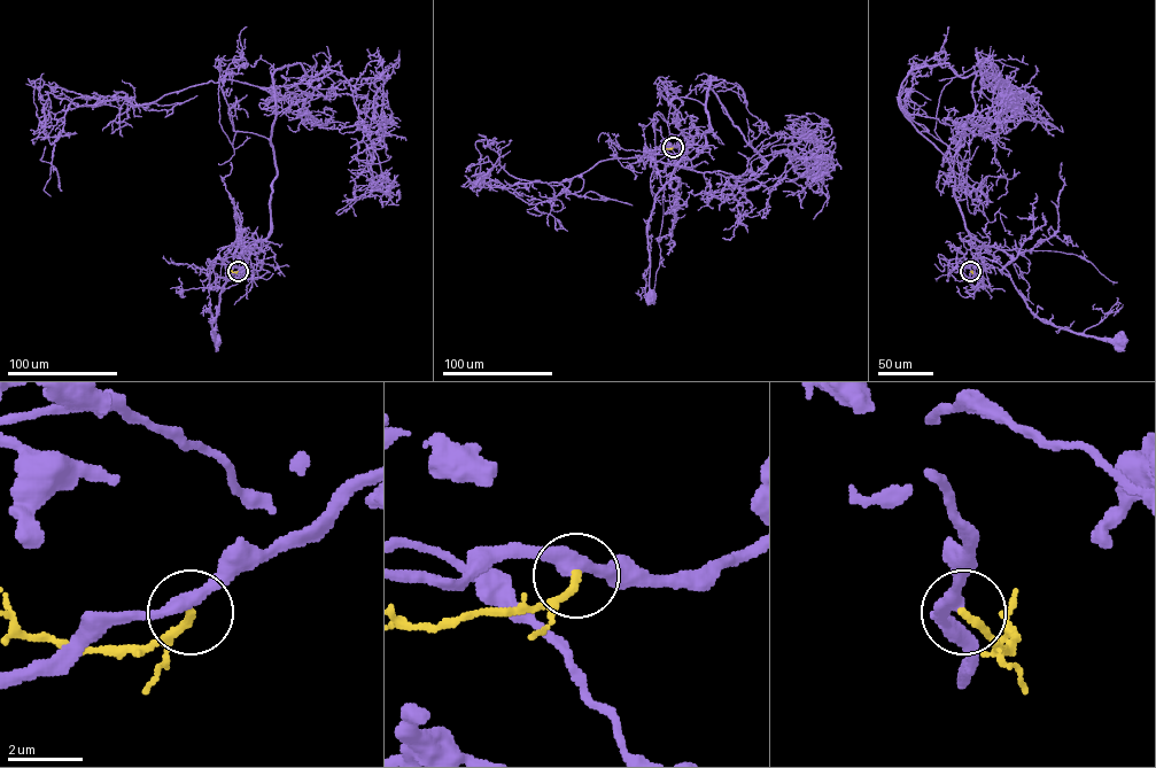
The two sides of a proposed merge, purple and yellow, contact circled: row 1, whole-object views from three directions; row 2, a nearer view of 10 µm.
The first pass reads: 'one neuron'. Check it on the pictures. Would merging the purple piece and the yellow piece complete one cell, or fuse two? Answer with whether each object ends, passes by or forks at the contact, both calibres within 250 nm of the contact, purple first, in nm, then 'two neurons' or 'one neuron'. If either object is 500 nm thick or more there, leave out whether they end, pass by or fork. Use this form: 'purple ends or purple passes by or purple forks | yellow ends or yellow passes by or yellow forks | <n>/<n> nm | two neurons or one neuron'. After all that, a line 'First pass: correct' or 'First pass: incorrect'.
purple passes by | yellow ends | 360/200 nm | two neurons
First pass: incorrect

